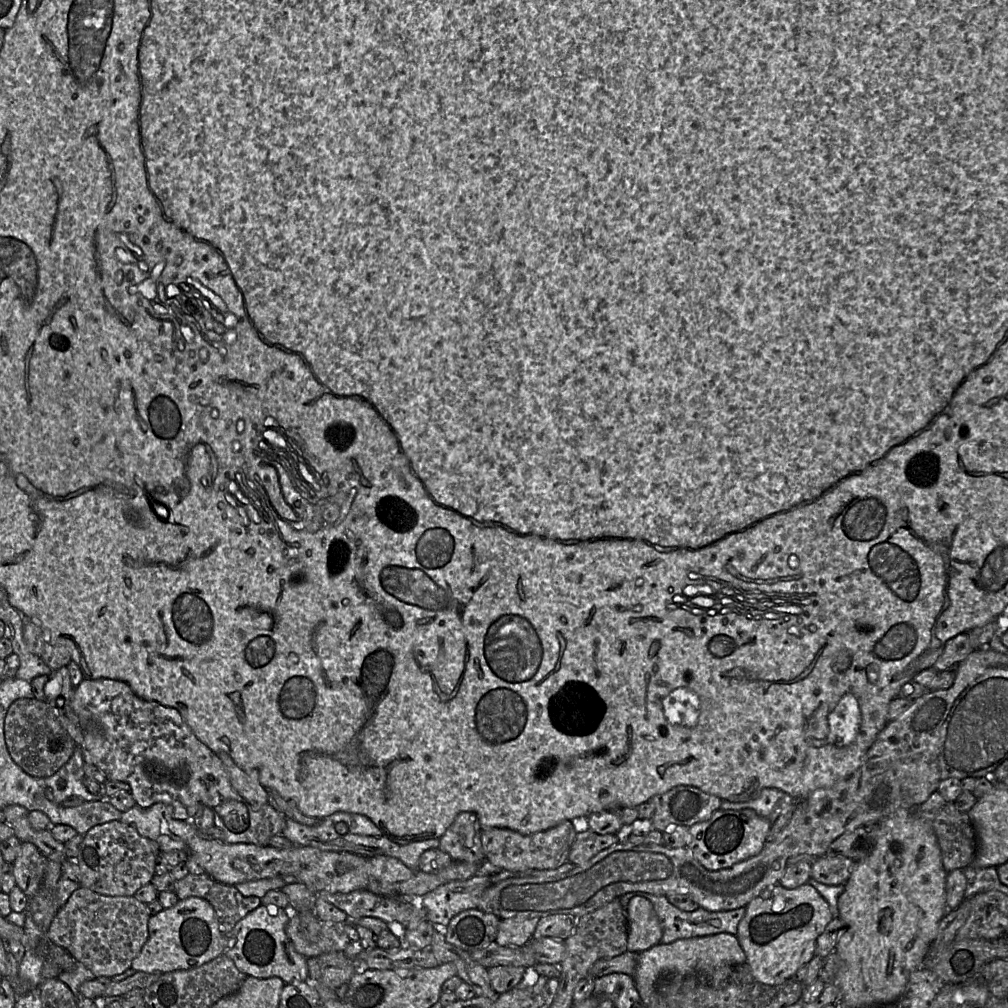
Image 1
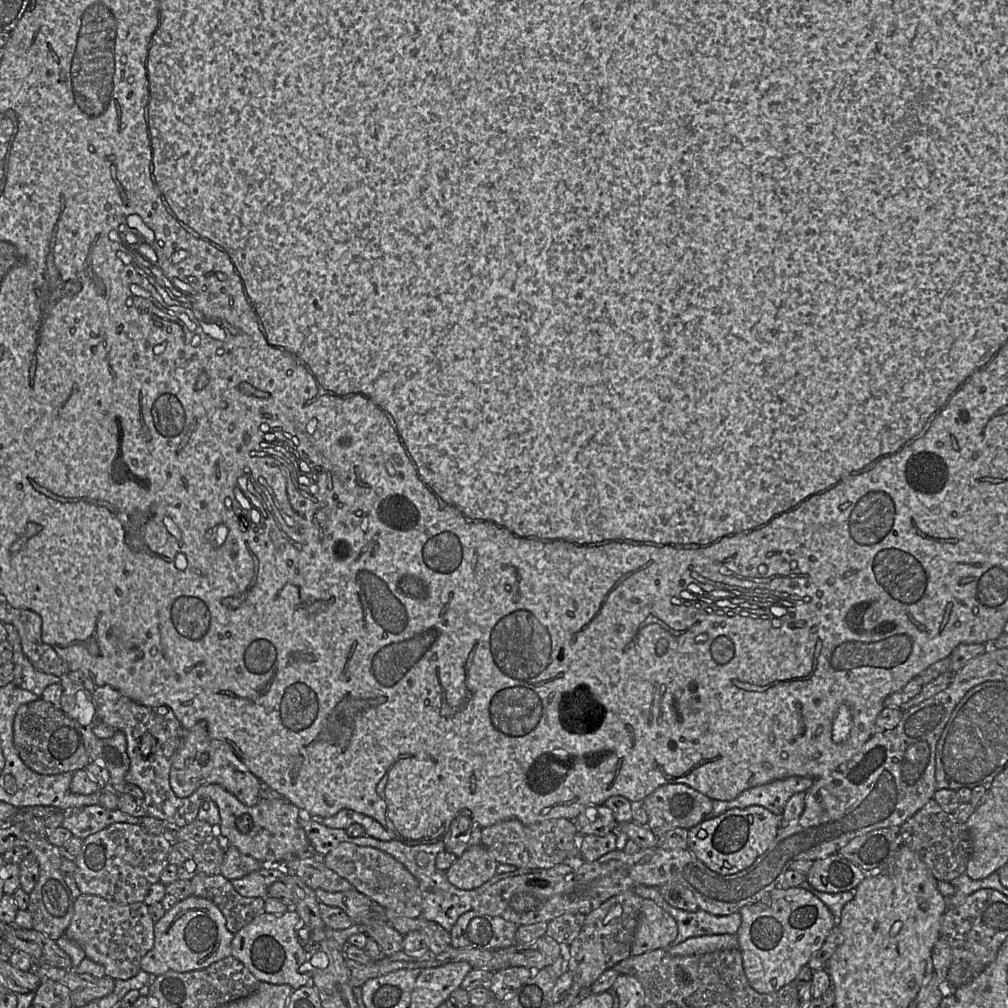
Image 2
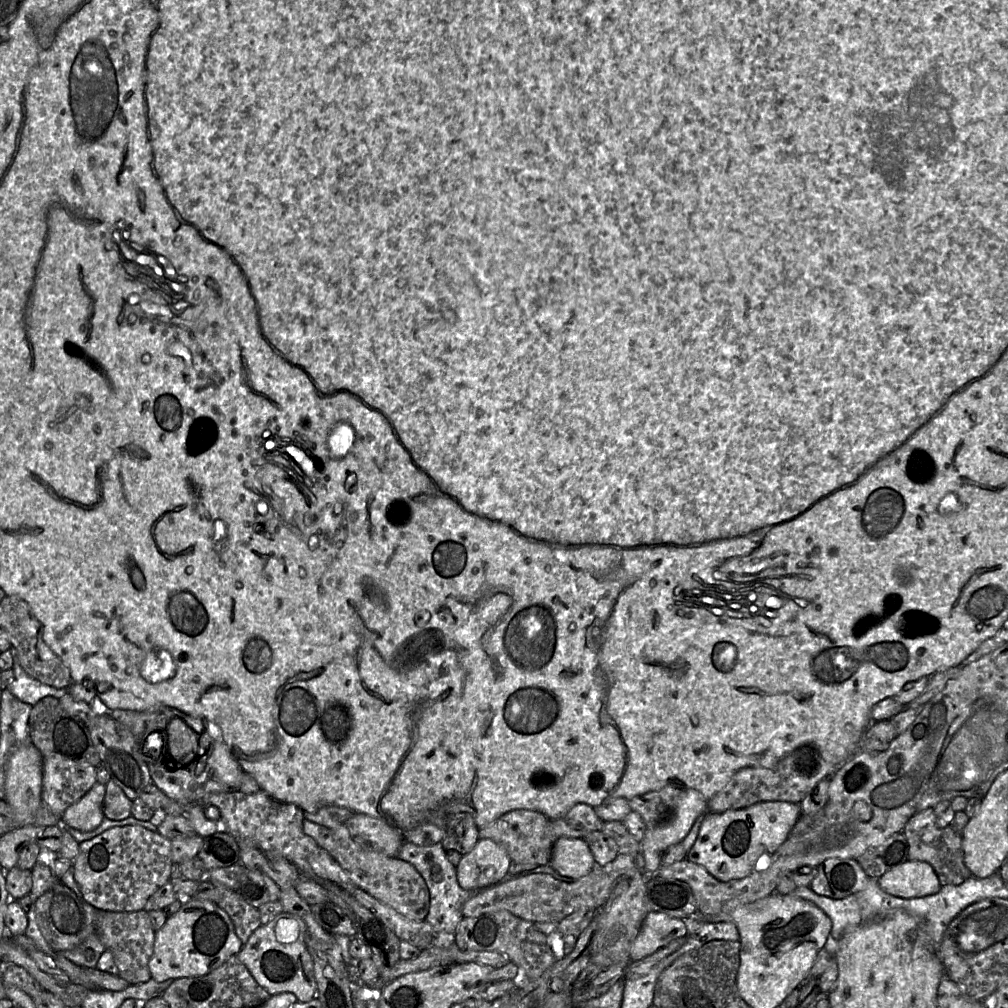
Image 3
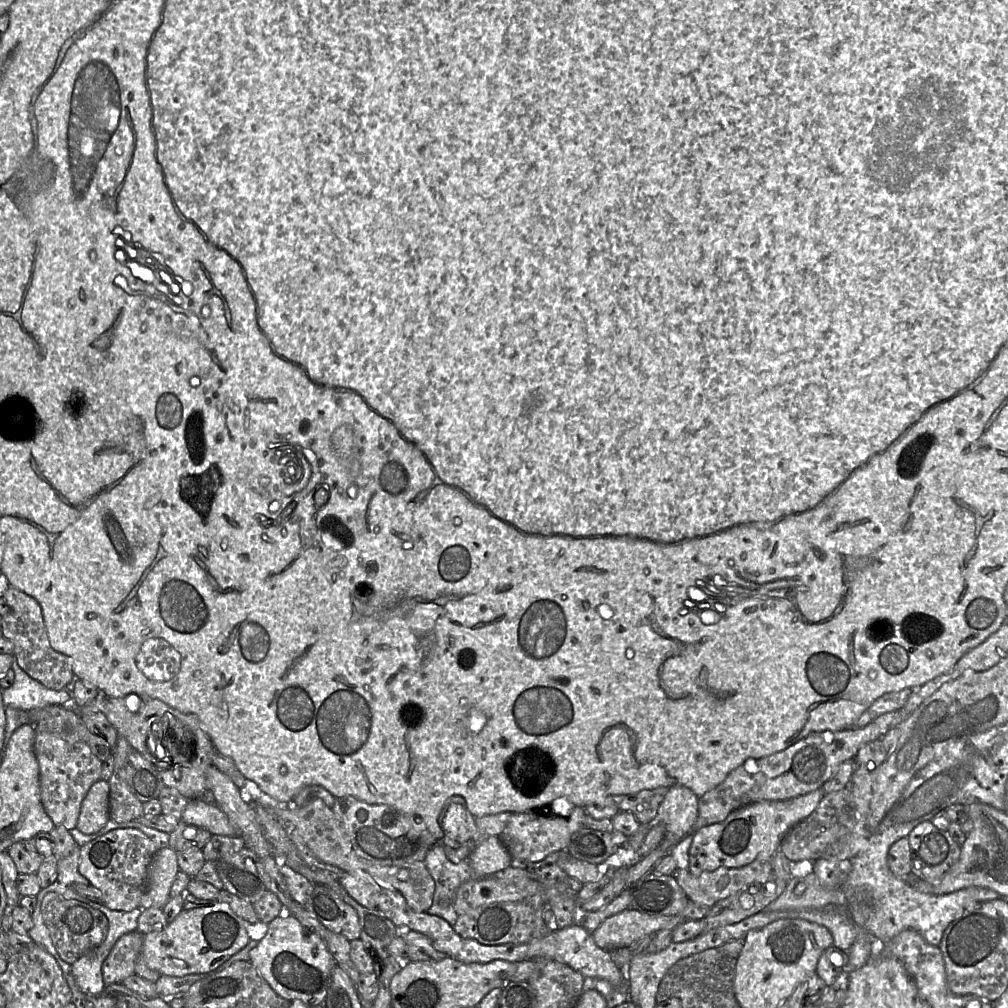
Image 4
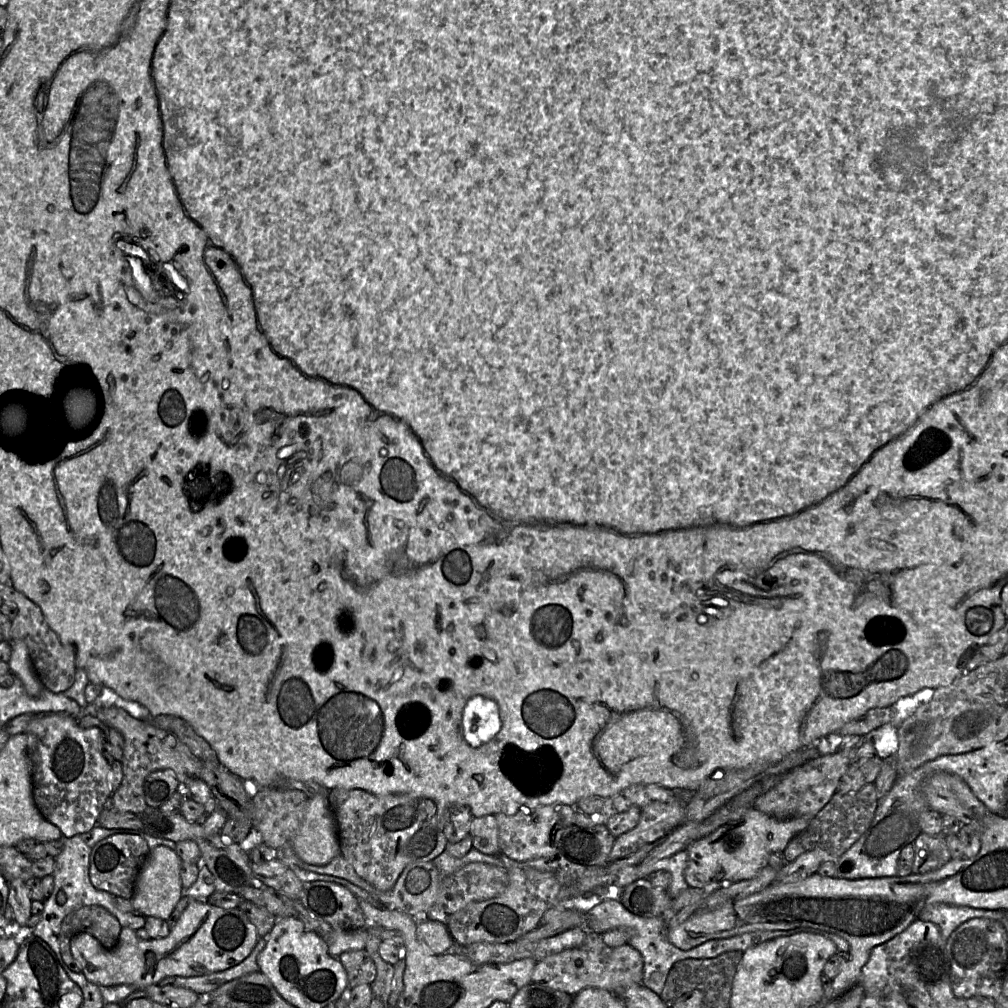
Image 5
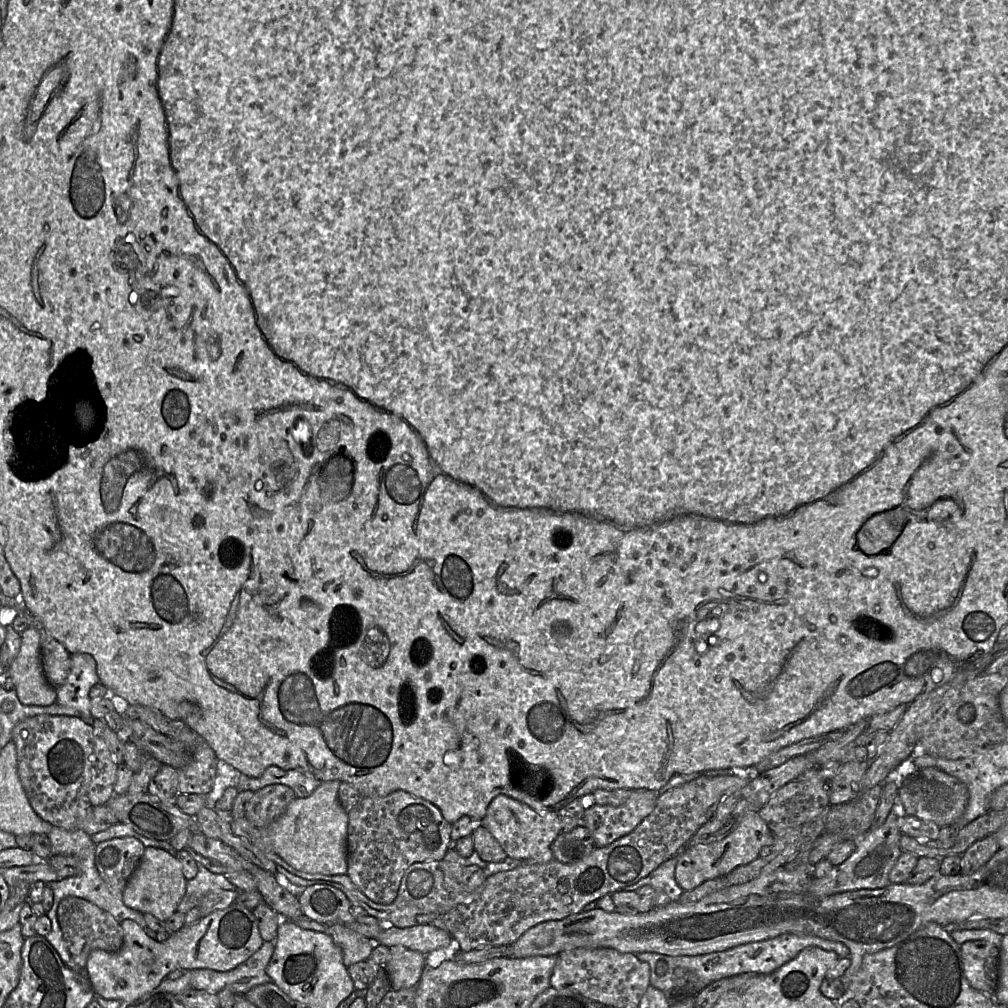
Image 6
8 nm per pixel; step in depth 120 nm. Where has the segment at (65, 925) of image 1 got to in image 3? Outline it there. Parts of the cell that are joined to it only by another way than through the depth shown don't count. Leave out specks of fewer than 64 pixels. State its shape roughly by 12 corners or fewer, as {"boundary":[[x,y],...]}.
{"boundary":[[99,910],[95,933],[130,985],[149,981],[148,912]]}

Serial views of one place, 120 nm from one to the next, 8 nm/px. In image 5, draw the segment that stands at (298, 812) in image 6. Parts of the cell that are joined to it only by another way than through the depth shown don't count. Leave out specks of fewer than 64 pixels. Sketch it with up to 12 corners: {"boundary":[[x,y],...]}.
{"boundary":[[327,793],[309,799],[293,838],[297,856],[325,865],[341,855]]}

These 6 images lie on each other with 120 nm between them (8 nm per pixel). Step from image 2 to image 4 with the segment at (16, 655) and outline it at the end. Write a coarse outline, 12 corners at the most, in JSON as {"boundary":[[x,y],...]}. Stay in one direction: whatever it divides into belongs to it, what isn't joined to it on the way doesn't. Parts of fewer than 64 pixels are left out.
{"boundary":[[15,656],[14,682],[2,691],[5,707],[29,711],[72,706],[66,689],[32,679]]}

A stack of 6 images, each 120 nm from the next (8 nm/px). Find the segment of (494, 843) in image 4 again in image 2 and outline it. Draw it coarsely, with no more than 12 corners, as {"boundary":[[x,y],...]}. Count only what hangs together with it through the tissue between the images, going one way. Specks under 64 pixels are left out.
{"boundary":[[482,845],[468,848],[445,871],[459,889],[480,887],[499,863]]}

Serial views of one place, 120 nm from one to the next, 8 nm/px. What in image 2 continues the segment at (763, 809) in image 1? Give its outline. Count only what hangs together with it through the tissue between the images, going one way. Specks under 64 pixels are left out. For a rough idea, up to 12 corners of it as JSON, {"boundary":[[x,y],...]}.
{"boundary":[[792,776],[749,788],[732,800],[713,800],[709,818],[762,806],[782,816],[810,777]]}

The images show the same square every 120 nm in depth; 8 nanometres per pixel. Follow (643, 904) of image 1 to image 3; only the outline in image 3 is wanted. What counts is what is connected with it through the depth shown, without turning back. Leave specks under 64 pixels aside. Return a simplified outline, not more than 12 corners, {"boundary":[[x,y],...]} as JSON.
{"boundary":[[649,911],[631,944],[630,960],[685,937],[682,919]]}

